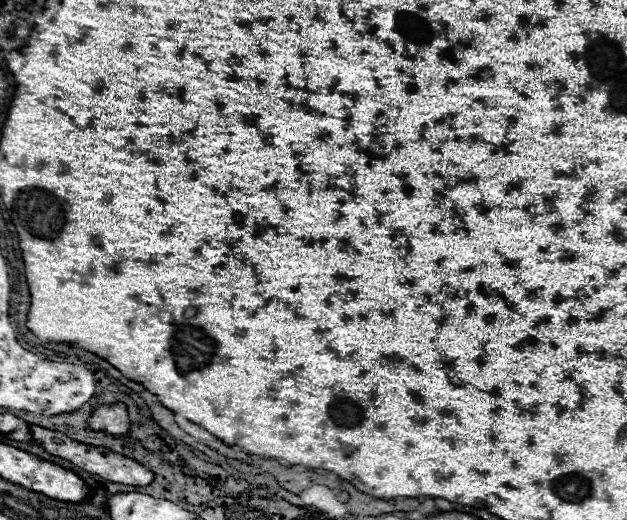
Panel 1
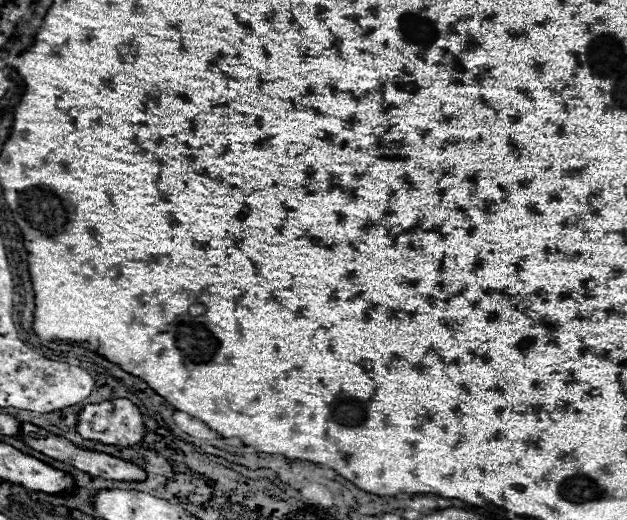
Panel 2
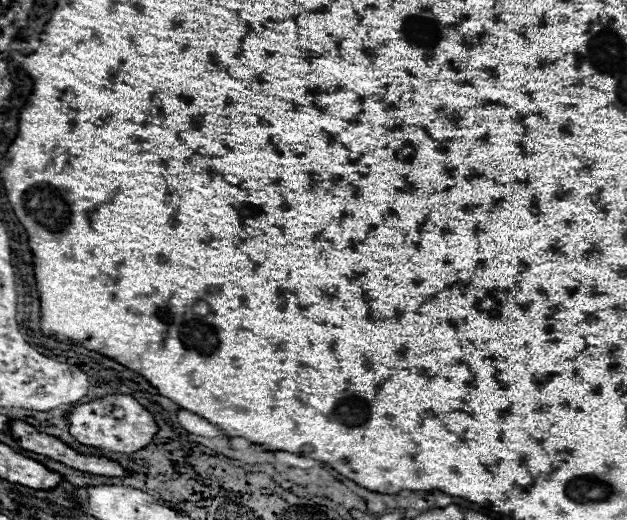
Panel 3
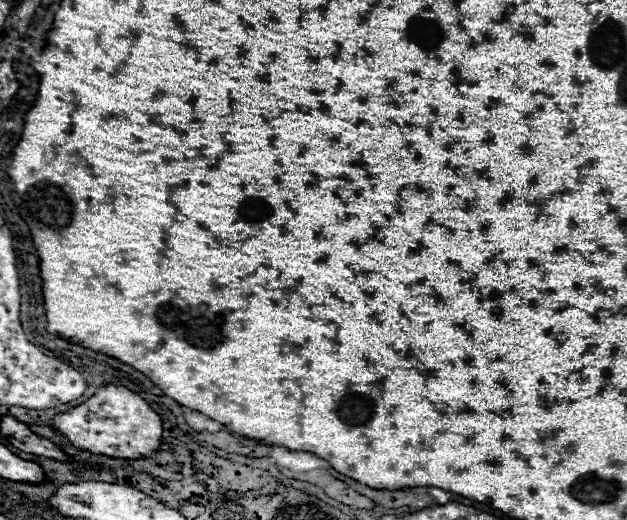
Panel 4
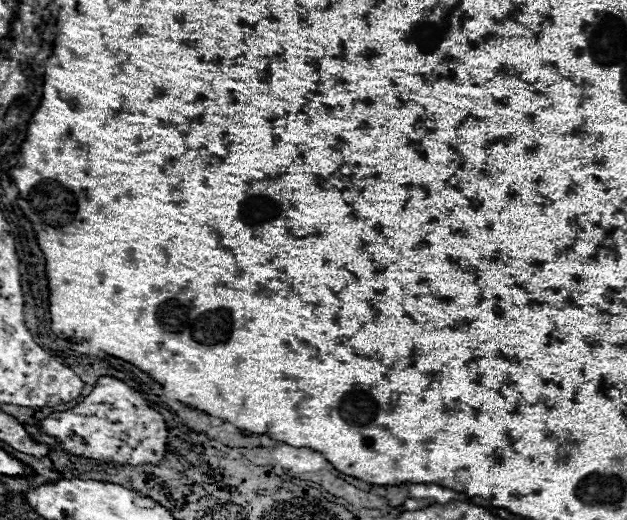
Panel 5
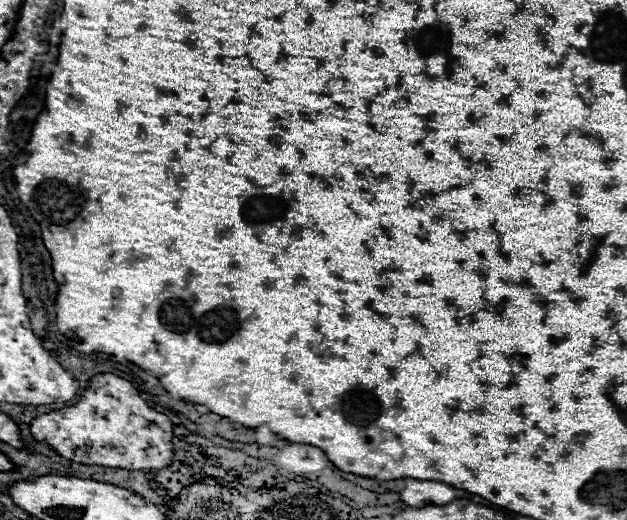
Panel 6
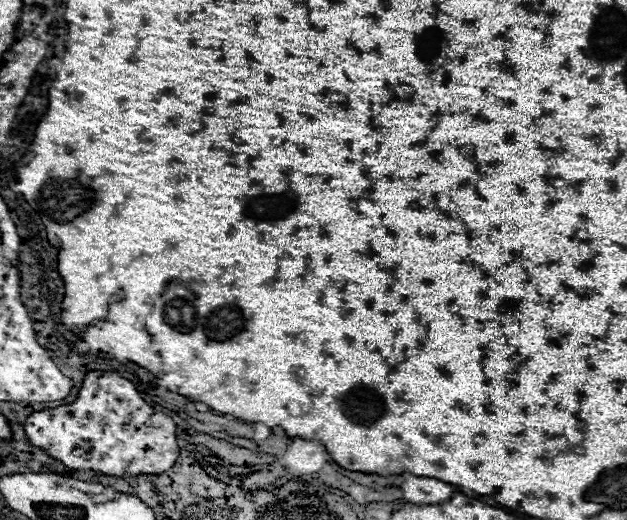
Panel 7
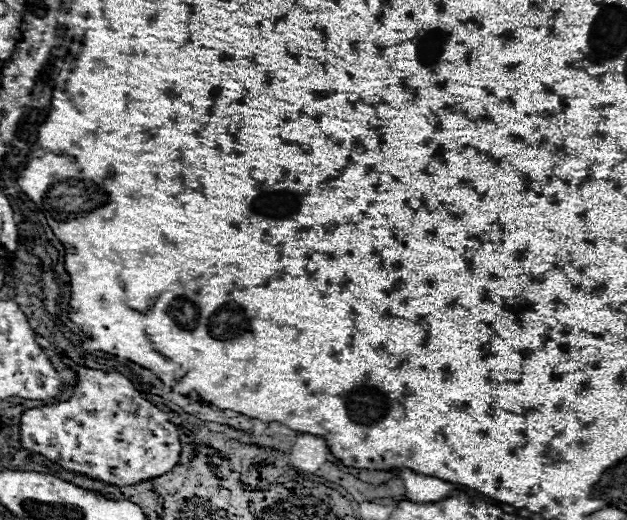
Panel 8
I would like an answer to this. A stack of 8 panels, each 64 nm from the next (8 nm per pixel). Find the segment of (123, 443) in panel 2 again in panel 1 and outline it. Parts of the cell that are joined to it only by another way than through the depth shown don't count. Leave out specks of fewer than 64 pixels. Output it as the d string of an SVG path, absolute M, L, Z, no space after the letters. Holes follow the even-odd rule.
M122 402L100 406L92 412L92 416L86 422L92 430L102 430L112 438L128 438L130 436L130 418L128 418L128 406Z

